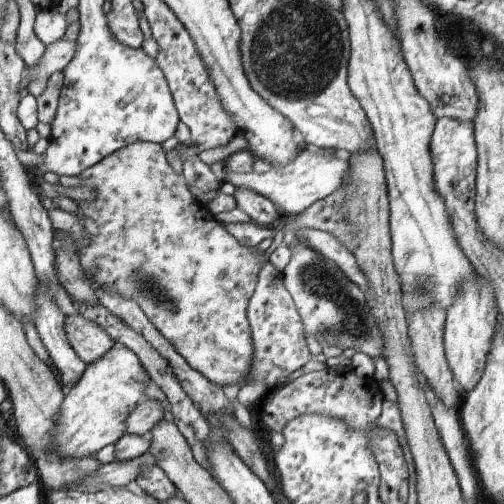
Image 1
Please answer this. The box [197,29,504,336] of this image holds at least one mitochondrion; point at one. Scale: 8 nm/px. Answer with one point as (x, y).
(420, 289)

